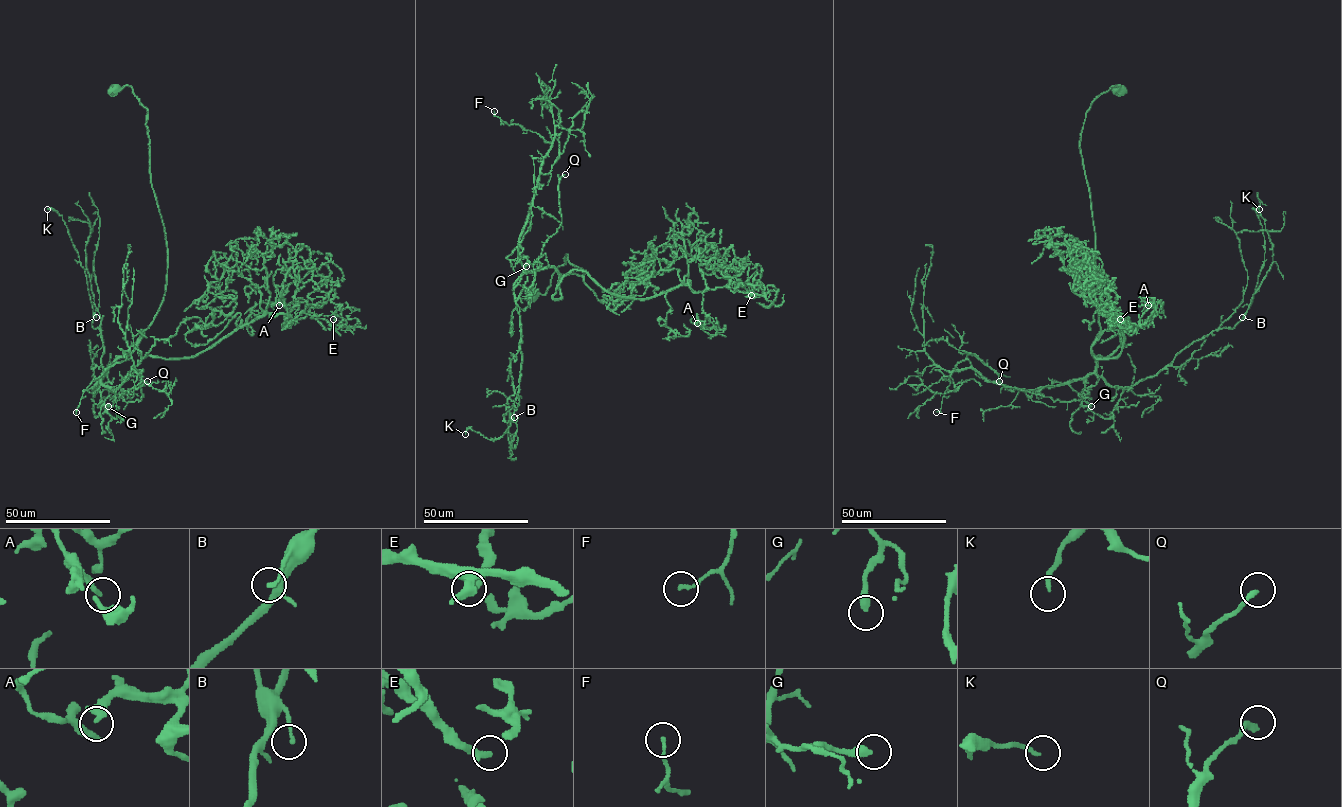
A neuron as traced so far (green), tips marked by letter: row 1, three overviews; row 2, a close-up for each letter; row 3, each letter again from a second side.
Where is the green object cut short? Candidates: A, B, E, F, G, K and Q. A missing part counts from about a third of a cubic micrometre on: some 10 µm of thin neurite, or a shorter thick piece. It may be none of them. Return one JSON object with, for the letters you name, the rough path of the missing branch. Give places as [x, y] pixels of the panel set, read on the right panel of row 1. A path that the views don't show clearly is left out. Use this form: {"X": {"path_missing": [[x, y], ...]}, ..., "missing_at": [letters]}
{"missing_at": []}

